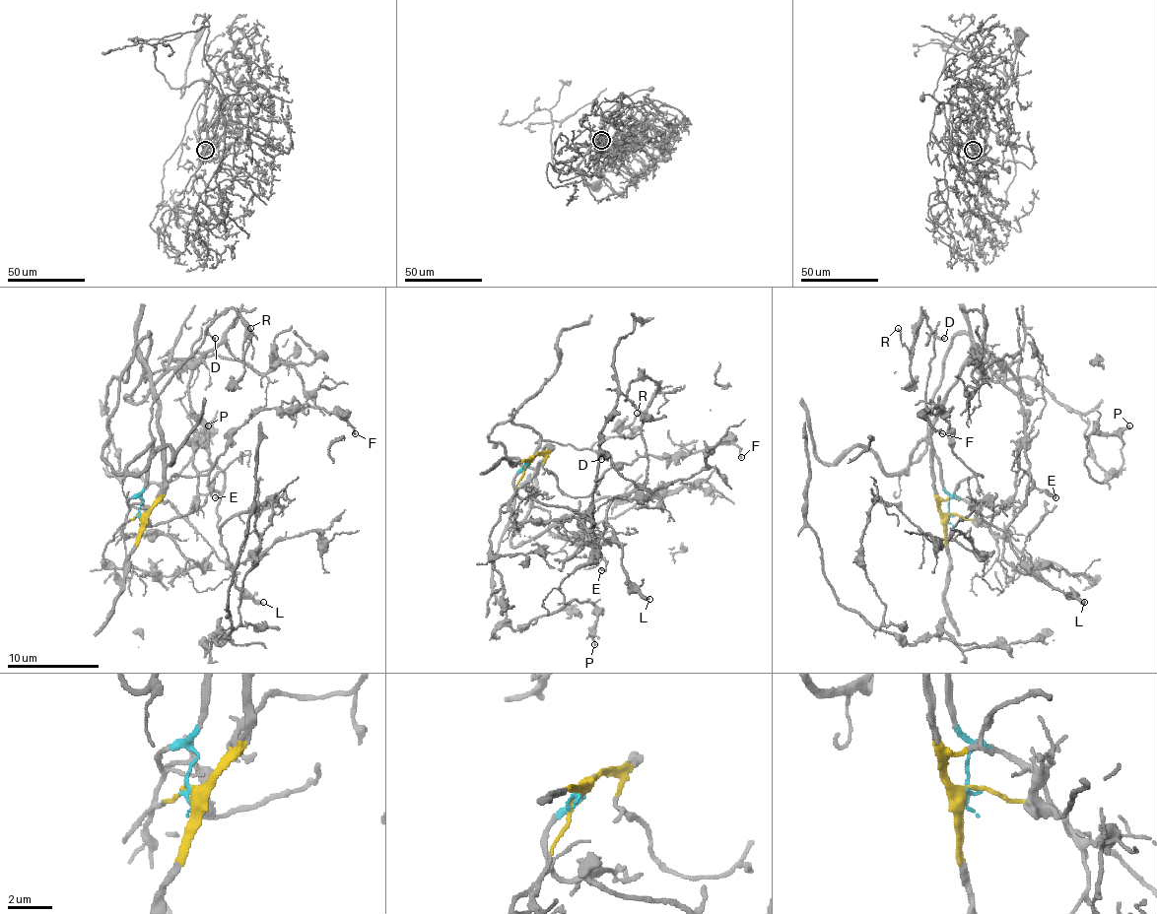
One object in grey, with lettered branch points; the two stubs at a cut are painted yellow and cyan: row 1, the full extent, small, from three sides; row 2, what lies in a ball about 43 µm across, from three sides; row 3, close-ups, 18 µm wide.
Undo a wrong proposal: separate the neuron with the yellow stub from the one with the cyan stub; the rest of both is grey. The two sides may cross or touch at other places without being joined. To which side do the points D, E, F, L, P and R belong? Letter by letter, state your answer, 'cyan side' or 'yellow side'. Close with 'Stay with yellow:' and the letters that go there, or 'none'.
D: cyan side
E: cyan side
F: yellow side
L: yellow side
P: yellow side
R: cyan side
Stay with yellow: F, L, P

